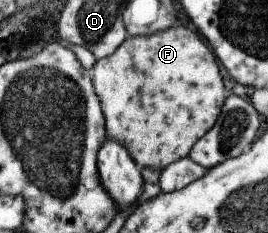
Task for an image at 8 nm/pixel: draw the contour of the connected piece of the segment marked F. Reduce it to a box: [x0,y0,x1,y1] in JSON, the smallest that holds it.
[90,25,227,173]

